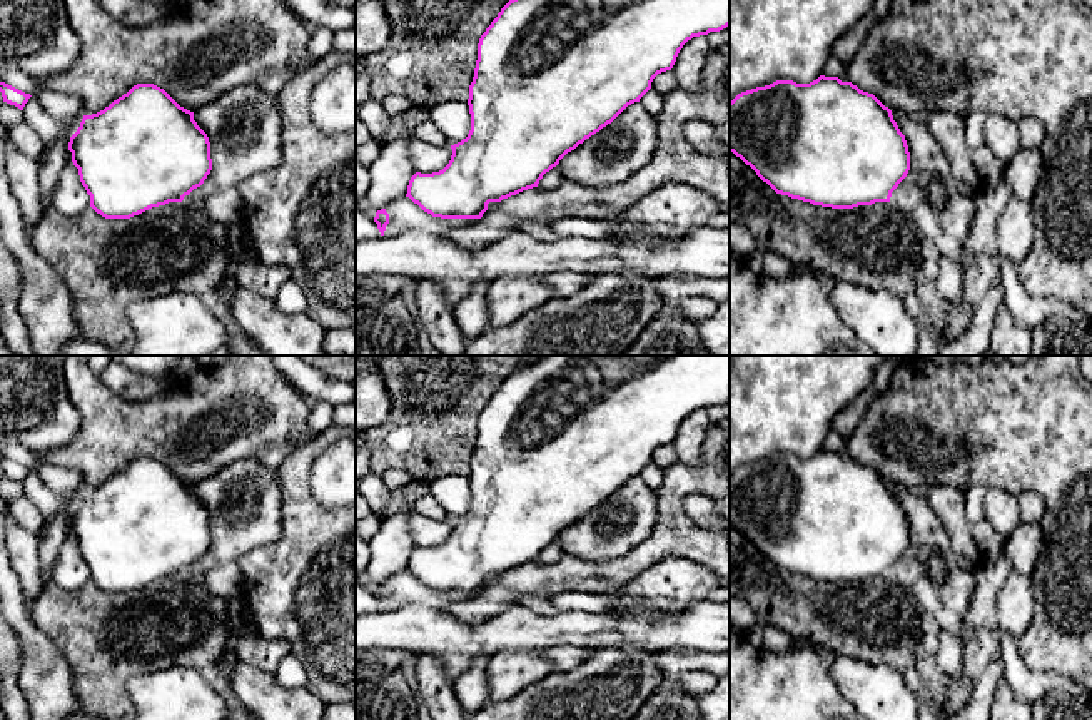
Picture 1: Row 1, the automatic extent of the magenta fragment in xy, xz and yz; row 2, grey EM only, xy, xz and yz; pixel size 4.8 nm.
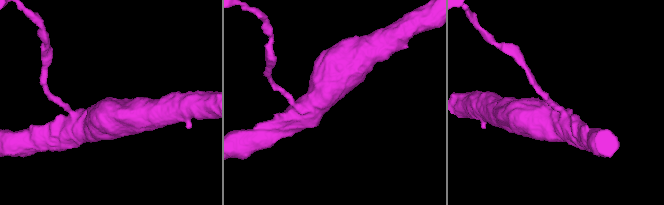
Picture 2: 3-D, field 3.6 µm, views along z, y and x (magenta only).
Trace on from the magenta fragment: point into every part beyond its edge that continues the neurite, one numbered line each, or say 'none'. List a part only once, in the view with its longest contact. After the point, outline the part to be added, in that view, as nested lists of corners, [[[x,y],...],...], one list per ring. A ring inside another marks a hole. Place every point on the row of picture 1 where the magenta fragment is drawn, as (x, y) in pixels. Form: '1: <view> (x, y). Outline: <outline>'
none

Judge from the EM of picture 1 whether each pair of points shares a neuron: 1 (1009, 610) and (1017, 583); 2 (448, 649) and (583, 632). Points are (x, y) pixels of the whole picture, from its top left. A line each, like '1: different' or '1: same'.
1: same
2: same

